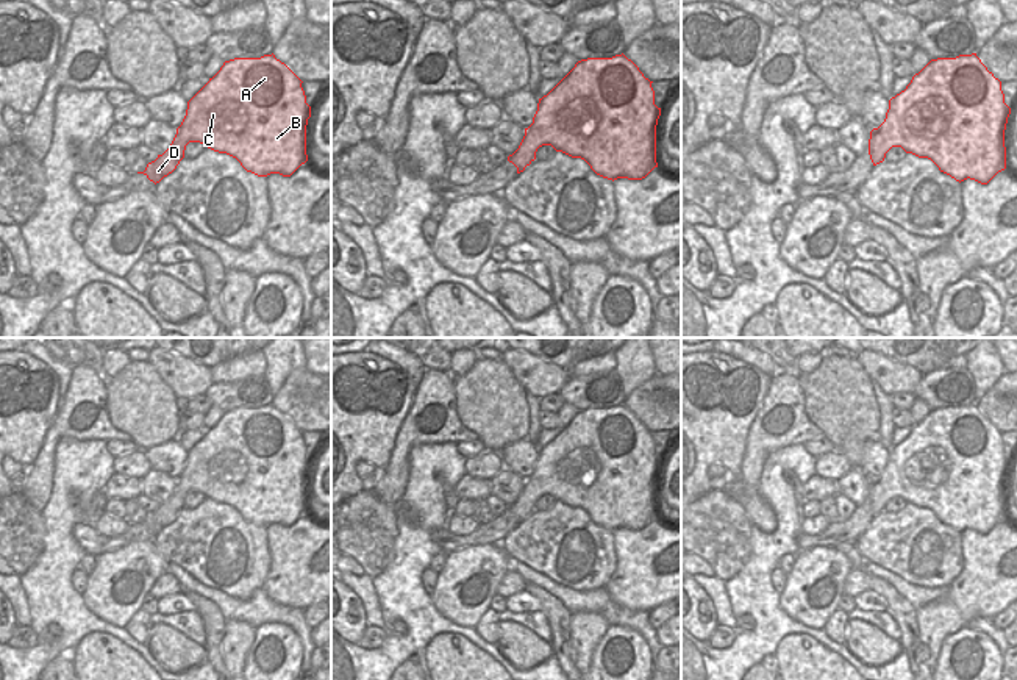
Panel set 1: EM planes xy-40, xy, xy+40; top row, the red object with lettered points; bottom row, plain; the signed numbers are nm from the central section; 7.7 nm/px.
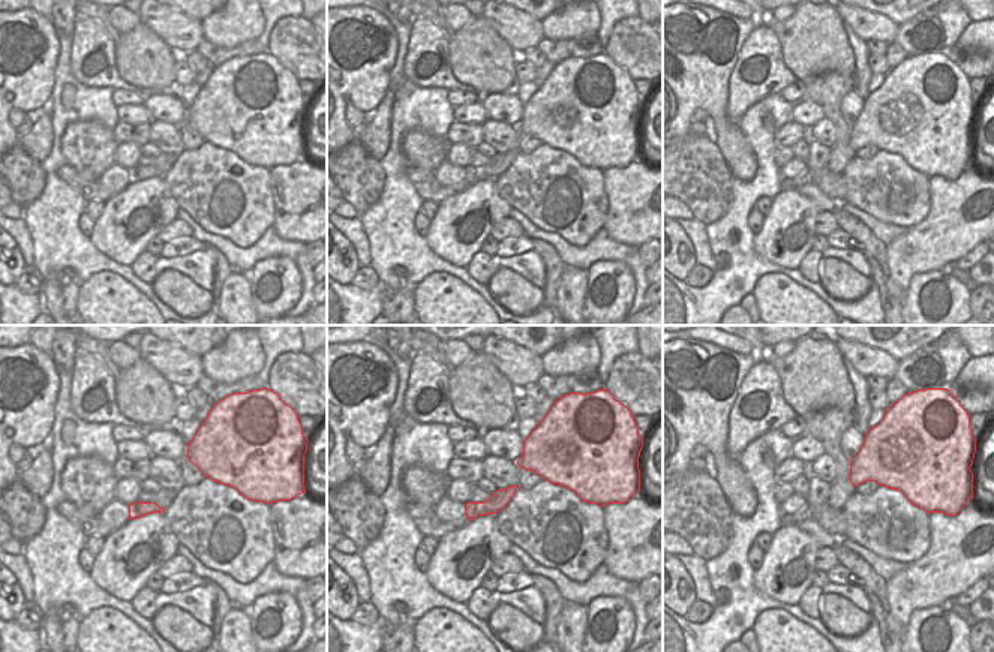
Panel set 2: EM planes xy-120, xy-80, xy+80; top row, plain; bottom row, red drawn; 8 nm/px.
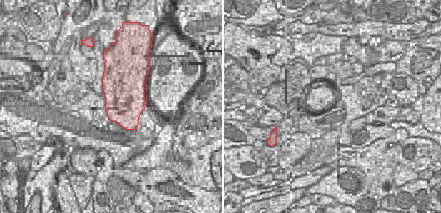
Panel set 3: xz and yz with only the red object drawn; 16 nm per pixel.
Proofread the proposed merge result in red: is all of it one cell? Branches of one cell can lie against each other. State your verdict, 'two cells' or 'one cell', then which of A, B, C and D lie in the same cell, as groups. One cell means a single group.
one cell; groups A B C D

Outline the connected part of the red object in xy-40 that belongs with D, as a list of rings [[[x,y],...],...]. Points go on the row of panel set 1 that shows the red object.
[[[273,53],[225,61],[220,70],[187,102],[186,116],[170,147],[137,174],[144,174],[156,184],[177,169],[189,142],[200,142],[214,152],[236,158],[247,172],[258,177],[270,174],[291,177],[308,161],[306,125],[311,106],[306,103],[302,83]]]

